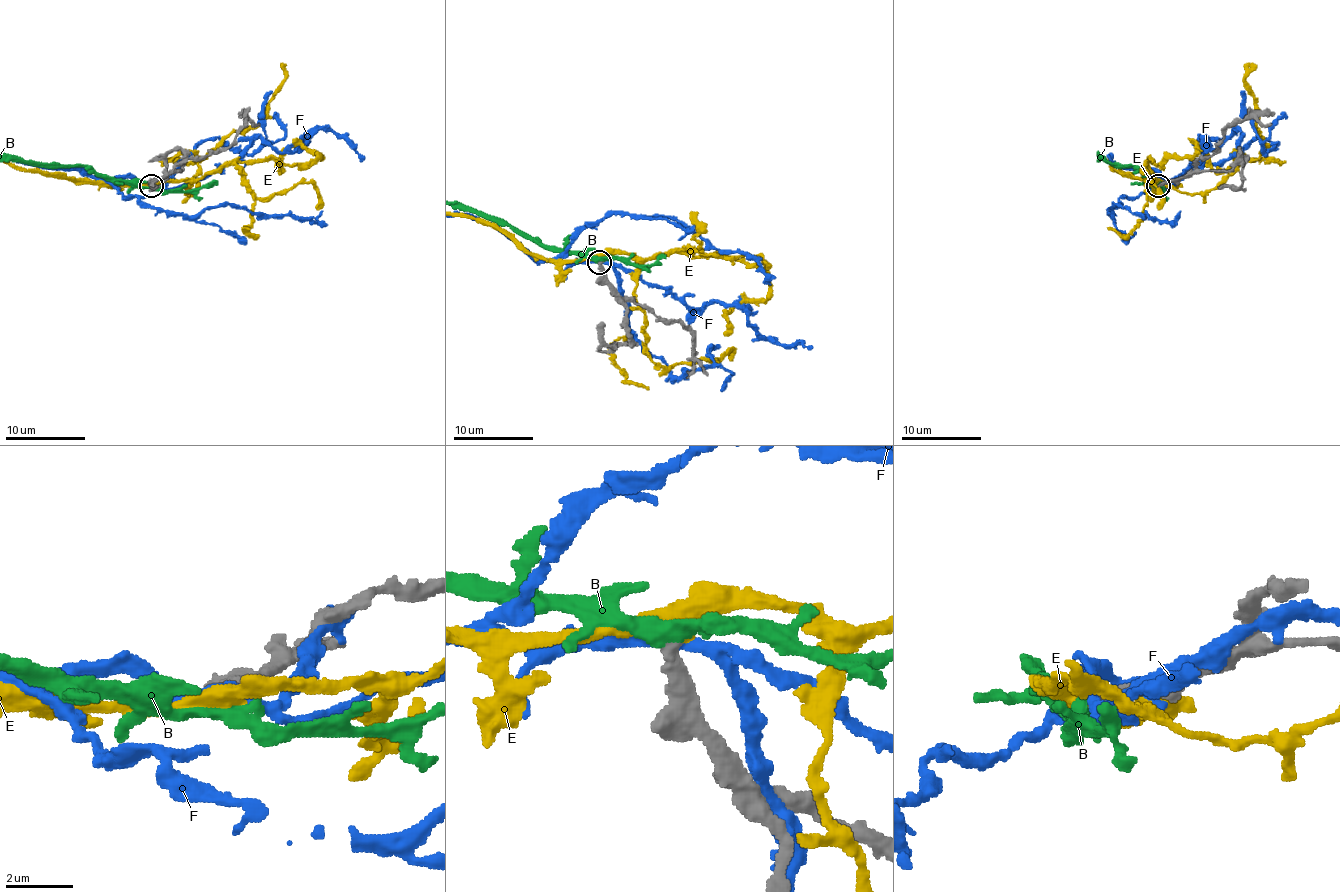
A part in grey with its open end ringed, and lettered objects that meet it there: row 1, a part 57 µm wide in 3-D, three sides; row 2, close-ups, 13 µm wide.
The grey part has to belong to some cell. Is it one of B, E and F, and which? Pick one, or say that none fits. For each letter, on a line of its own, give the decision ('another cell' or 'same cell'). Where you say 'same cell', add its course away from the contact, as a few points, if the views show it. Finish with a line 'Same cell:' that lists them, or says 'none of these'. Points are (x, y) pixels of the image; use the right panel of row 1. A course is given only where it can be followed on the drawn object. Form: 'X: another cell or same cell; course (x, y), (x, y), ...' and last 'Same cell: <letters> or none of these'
B: same cell; course (1158, 185), (1152, 185), (1134, 167), (1118, 167), (1106, 159), (1098, 163)
E: another cell
F: another cell
Same cell: B

